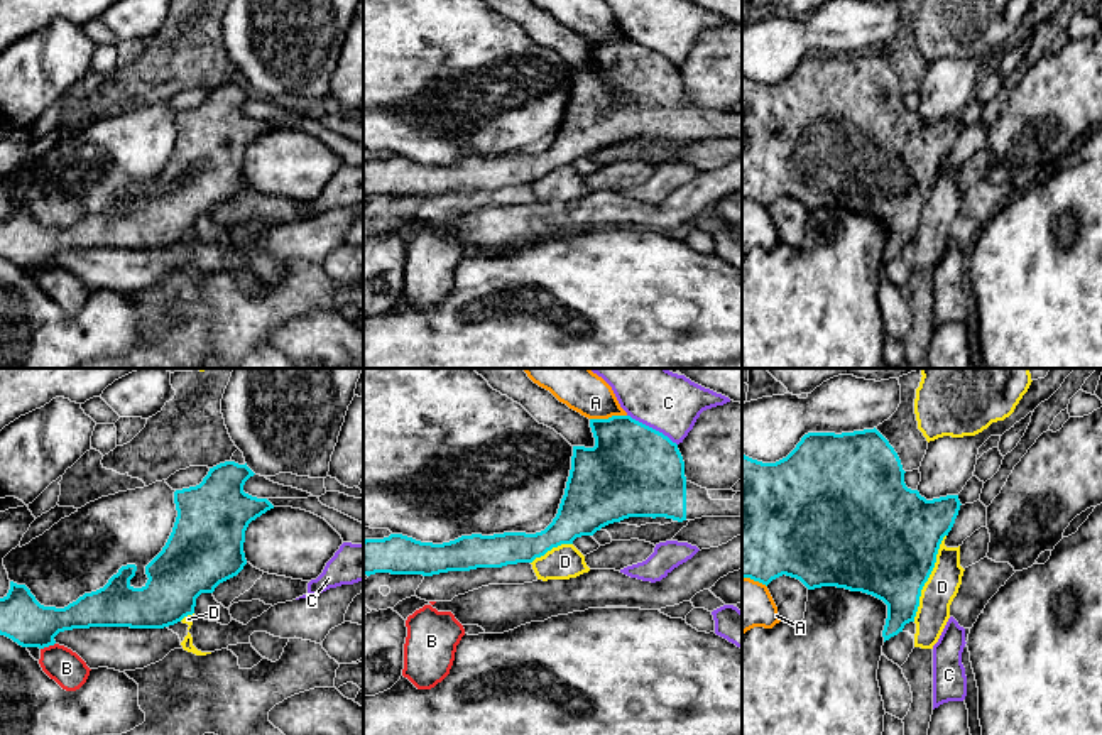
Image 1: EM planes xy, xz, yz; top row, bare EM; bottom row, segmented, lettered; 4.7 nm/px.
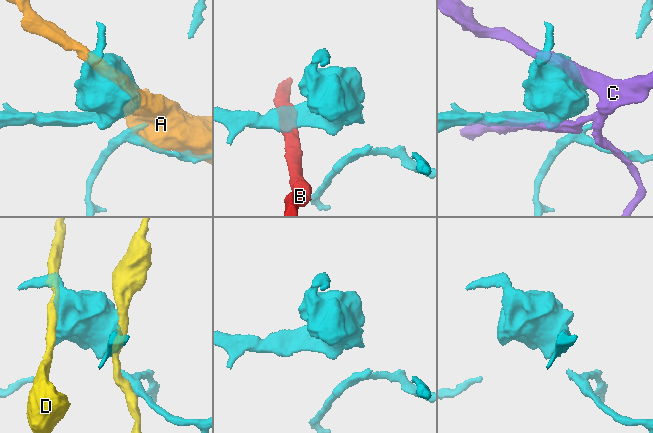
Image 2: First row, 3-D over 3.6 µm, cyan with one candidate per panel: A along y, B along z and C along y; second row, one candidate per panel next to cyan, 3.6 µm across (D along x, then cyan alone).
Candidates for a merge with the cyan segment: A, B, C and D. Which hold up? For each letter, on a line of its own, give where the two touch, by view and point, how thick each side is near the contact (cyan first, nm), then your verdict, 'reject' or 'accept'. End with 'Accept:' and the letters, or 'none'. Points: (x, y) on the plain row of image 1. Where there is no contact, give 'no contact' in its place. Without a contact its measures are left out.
A: xz (609, 39) | 400/190 nm | reject
B: xy (48, 267) | 220/170 nm | reject
C: xz (651, 49) | 440/280 nm | reject
D: yz (928, 198) | 480/160 nm | reject
Accept: none

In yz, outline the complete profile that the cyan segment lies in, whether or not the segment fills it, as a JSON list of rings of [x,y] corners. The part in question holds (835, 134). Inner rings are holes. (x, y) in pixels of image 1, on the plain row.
[[[876,49],[842,56],[808,54],[776,84],[742,76],[742,199],[767,208],[786,196],[808,211],[837,208],[872,216],[887,226],[884,264],[897,257],[906,245],[914,243],[921,211],[962,127],[958,117],[926,122],[906,108],[904,95],[897,74]]]

